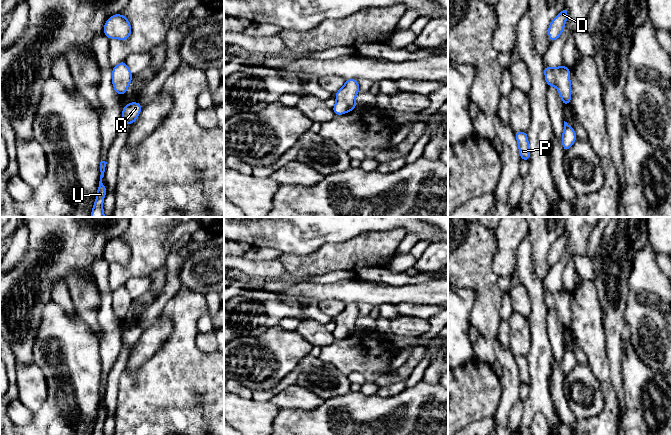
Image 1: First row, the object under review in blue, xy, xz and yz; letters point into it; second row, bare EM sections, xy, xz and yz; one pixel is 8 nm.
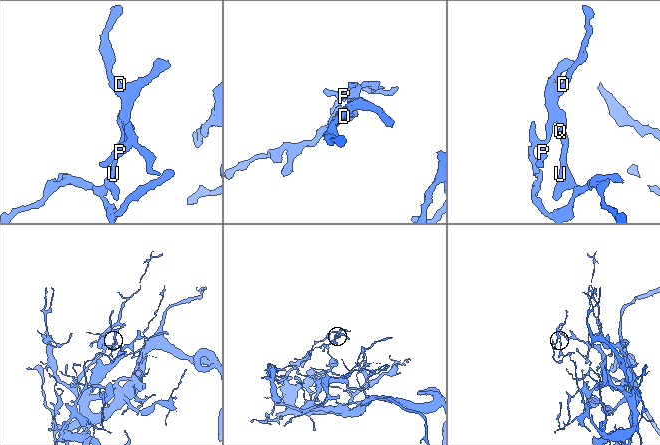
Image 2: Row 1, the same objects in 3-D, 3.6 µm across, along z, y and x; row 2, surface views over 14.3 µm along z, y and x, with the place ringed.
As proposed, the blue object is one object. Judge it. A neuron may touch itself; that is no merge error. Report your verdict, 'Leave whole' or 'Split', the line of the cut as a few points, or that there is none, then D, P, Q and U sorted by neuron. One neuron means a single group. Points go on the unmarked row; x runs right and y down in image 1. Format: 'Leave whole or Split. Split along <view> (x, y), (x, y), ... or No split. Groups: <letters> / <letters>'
Split. Split along yz (557, 297), (565, 297), (567, 299), (567, 324), (569, 326). Groups: D P / Q U

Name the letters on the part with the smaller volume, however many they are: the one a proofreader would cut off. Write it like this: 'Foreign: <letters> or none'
Foreign: D, P

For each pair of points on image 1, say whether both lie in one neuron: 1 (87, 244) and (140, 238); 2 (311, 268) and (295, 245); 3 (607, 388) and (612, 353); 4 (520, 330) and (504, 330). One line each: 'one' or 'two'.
1: two
2: two
3: two
4: two

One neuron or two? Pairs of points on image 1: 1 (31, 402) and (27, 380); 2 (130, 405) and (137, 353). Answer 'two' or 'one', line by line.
1: one
2: two

